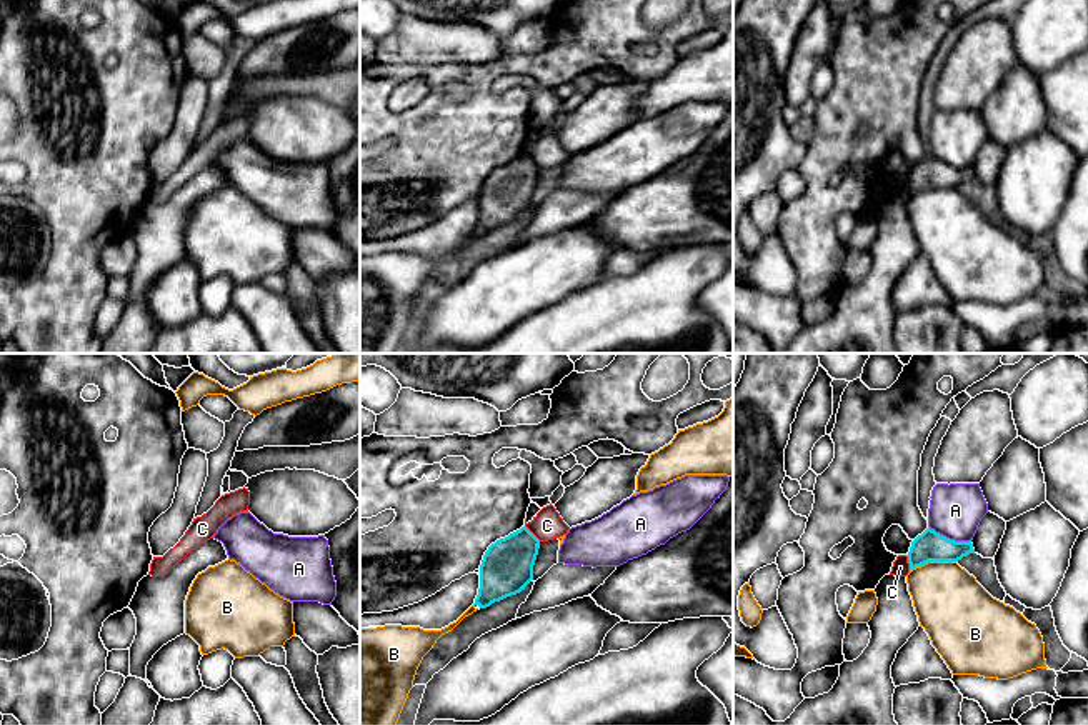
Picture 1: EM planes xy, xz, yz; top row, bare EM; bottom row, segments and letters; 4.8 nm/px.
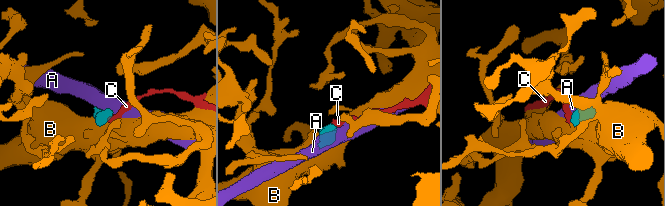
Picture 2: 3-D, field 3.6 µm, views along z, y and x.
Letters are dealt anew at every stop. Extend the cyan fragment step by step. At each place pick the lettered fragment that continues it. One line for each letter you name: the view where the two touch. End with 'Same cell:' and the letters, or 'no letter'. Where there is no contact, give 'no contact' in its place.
Same cell: no letter

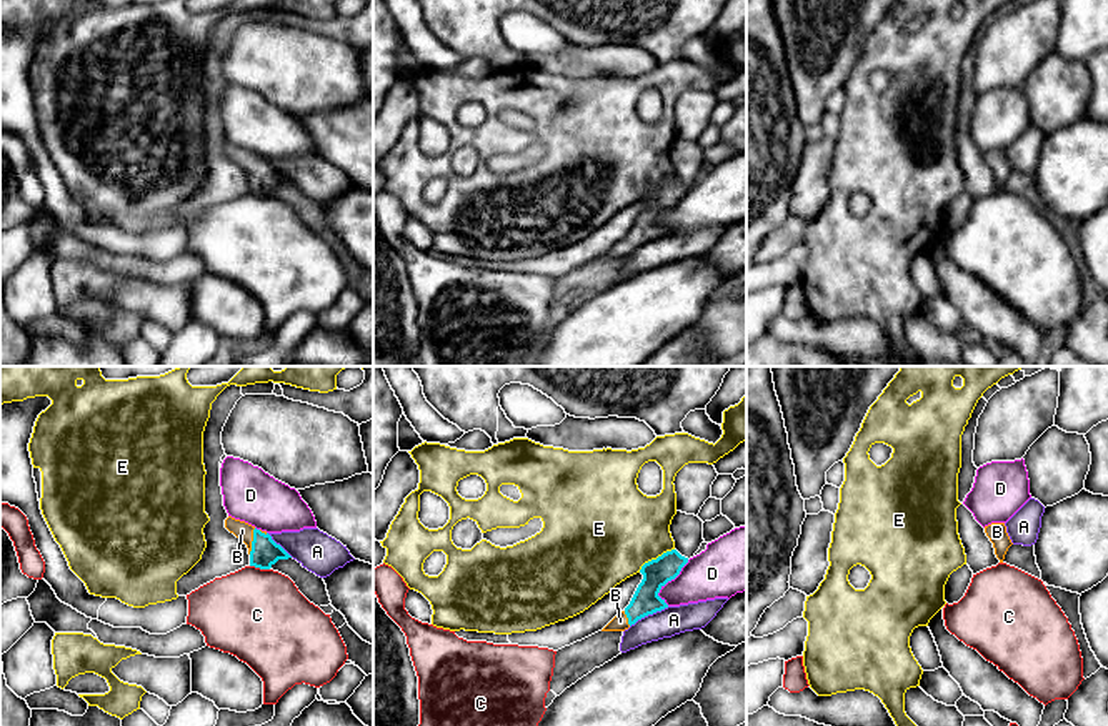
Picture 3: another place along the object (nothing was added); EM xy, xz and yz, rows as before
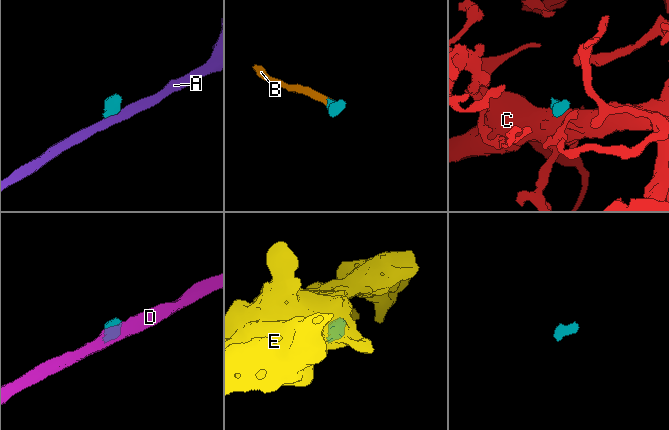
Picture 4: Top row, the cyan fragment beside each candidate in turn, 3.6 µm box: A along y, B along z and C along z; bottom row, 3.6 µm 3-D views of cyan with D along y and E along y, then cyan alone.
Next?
B: contact in xy
Same cell: B

